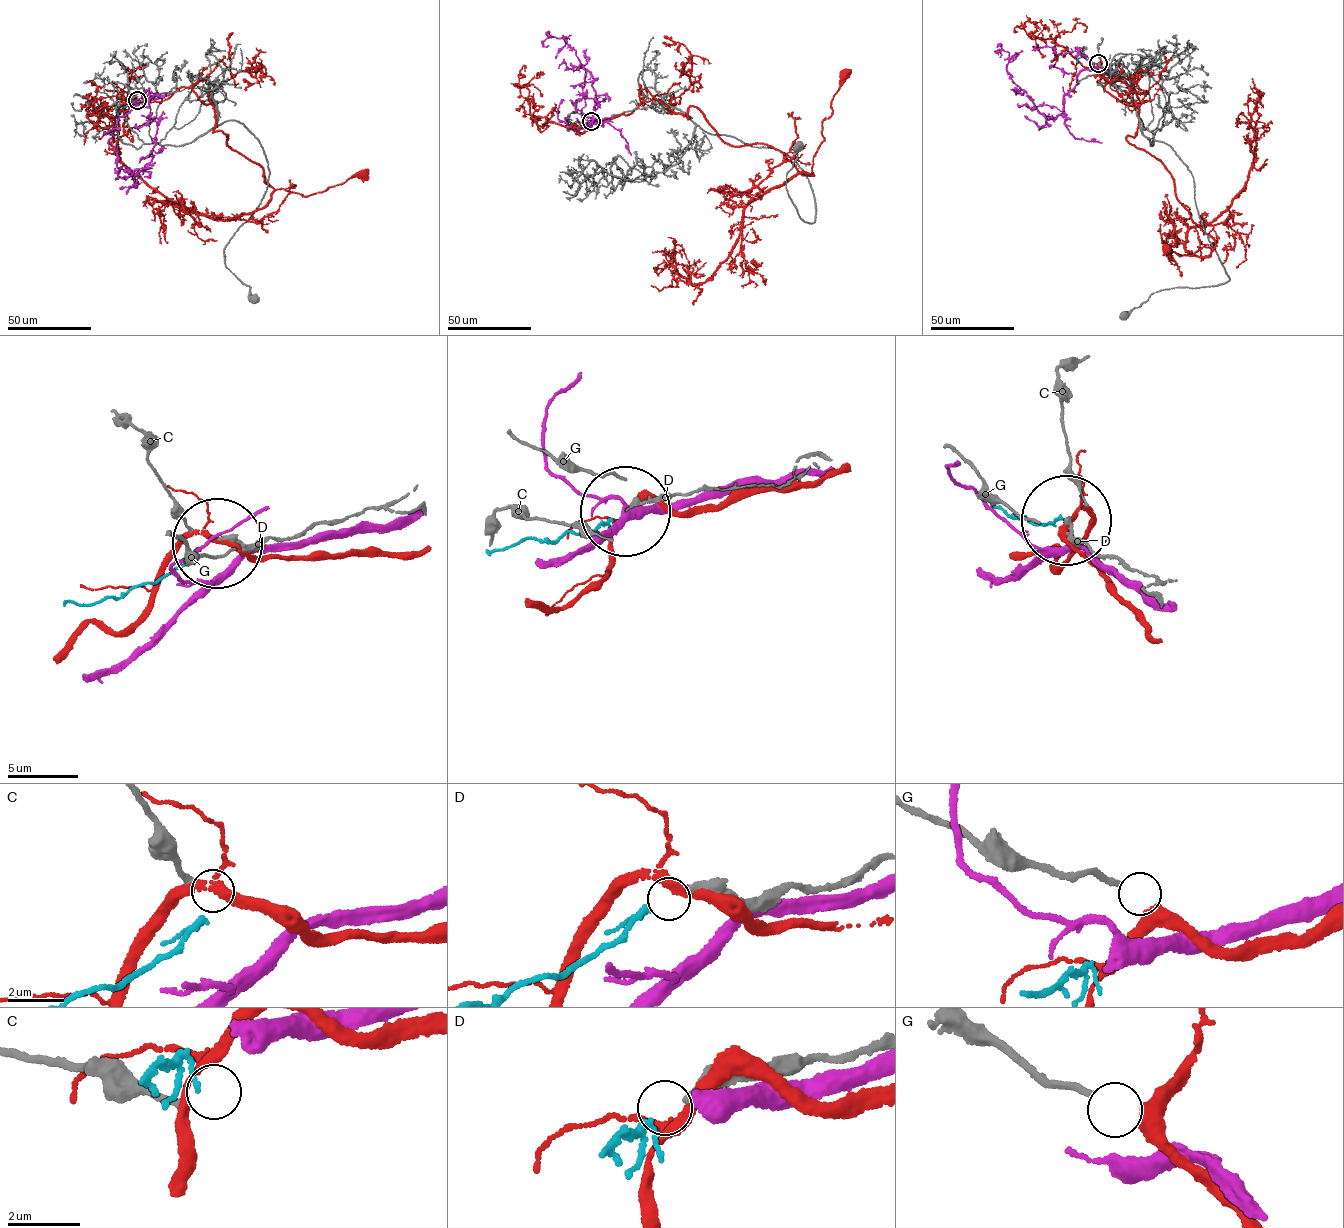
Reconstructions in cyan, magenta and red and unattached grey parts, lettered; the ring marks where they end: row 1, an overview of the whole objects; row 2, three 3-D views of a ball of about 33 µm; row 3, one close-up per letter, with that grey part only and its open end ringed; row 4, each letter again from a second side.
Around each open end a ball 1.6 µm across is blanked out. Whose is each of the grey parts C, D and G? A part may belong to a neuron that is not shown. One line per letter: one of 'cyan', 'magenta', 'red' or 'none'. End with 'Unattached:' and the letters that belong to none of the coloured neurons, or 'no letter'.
C: none
D: cyan
G: red
Unattached: C

